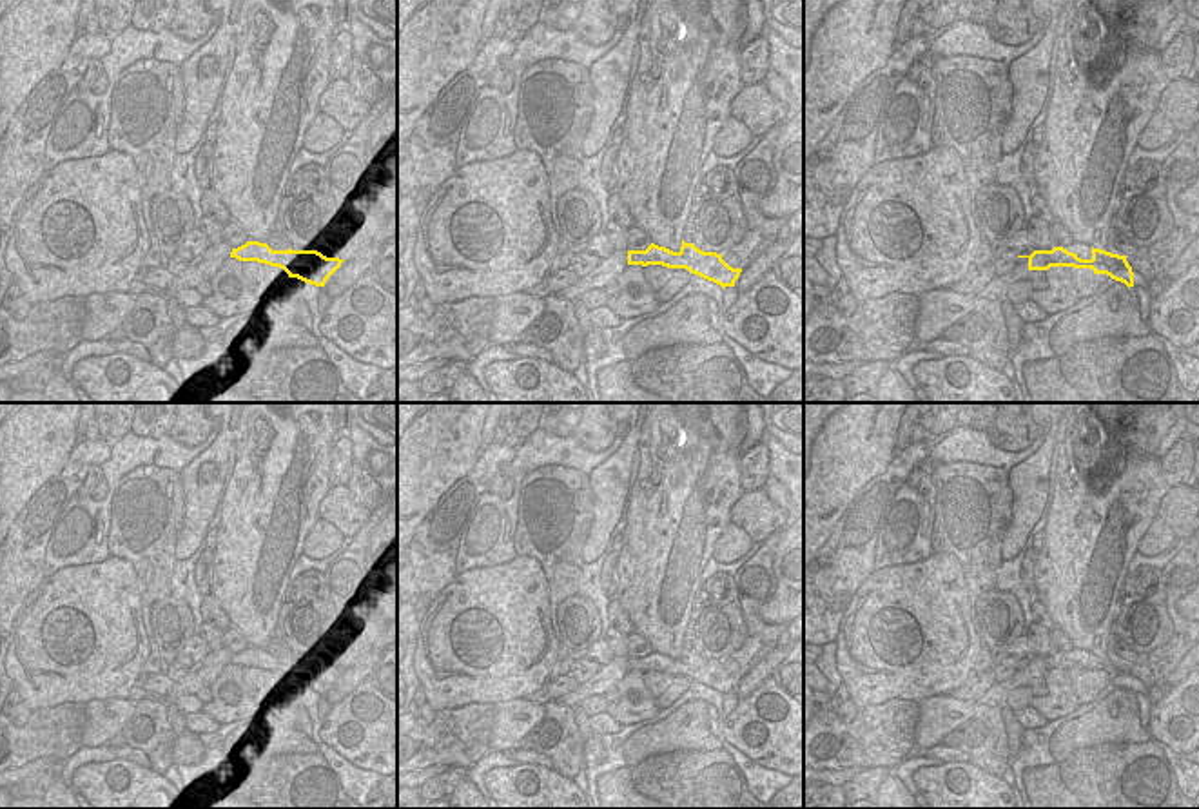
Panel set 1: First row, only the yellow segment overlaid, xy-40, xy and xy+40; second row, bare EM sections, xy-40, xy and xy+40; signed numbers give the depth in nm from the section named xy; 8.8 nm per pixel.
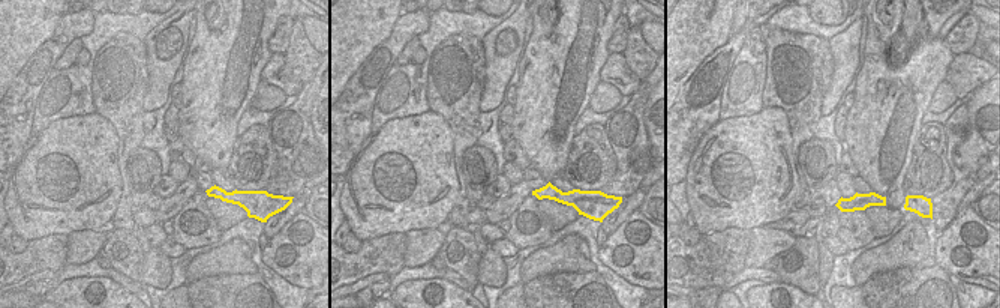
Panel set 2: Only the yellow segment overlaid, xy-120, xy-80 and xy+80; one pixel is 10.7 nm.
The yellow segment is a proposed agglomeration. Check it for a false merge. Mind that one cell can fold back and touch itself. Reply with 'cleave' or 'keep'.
cleave

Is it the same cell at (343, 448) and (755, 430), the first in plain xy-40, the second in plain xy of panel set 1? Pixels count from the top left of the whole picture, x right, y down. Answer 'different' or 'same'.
different

